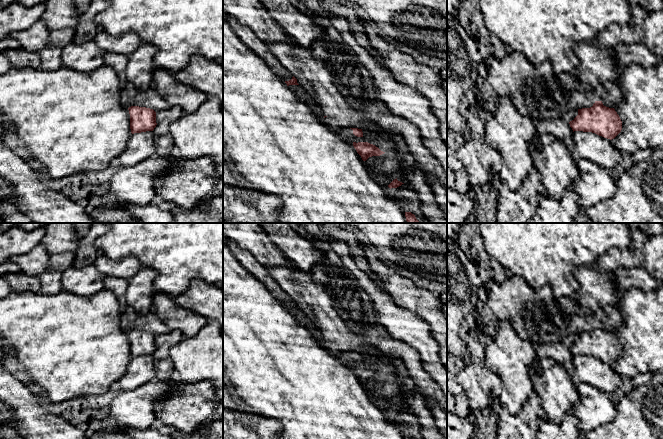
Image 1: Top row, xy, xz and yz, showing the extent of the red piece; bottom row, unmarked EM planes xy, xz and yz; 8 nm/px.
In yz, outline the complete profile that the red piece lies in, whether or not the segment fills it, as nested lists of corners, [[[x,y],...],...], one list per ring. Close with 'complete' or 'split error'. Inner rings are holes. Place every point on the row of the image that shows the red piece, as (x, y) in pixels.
[[[595,101],[592,107],[578,109],[578,115],[569,122],[574,131],[592,132],[607,139],[614,139],[622,130],[622,121],[614,108]]]; complete

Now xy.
[[[139,106],[128,108],[131,133],[153,131],[156,127],[156,112],[153,109]]]; complete

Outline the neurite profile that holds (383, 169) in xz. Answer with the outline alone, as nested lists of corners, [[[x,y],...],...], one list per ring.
[[[386,152],[380,156],[369,157],[364,164],[371,178],[386,192],[390,189],[388,185],[398,177],[398,159]]]

